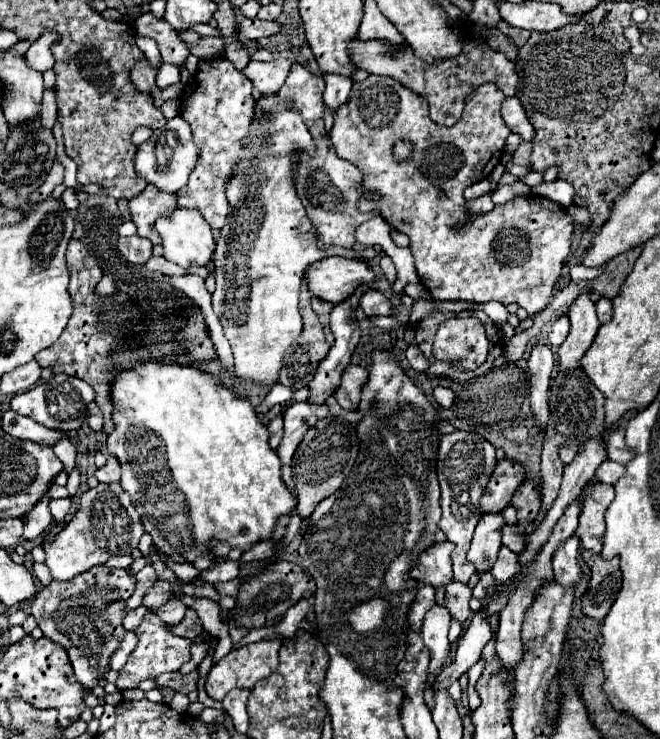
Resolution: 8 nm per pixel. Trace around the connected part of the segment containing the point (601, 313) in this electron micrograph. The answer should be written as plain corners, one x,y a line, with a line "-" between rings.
600,298
596,302
596,314
598,314
600,324
606,324
612,318
612,302
608,298

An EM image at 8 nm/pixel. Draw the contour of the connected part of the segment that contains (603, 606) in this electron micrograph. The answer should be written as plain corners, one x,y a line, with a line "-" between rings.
582,550
582,560
592,570
590,586
582,596
582,612
596,620
602,620
614,604
622,586
622,572
618,566
620,558
614,556
612,560
604,560
600,554

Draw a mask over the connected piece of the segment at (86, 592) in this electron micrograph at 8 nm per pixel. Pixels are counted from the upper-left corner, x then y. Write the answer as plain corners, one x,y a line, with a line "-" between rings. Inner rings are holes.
100,564
74,576
74,580
52,580
34,596
30,614
36,618
44,636
64,646
74,666
76,680
86,688
98,686
102,674
110,670
110,656
120,648
126,634
122,620
126,616
126,602
132,596
134,586
136,576
126,568
108,568

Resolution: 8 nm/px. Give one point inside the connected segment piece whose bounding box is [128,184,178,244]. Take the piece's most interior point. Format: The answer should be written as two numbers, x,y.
144,209

